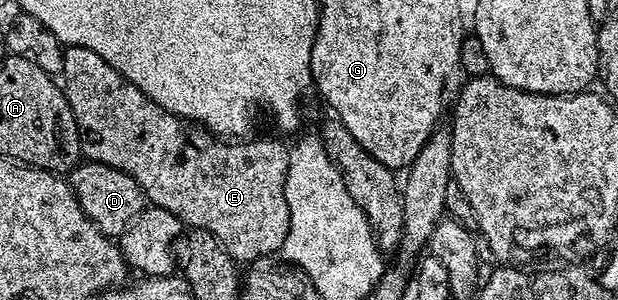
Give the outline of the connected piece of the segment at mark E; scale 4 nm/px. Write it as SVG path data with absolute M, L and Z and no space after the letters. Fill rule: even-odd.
M65 47L63 53L65 56L61 59L62 76L60 75L60 78L63 80L63 90L67 101L71 105L71 113L77 122L77 132L81 138L81 153L88 162L111 165L115 169L135 177L135 181L141 186L141 192L144 193L146 200L152 206L167 209L167 213L175 213L175 217L179 217L182 224L188 225L190 228L201 227L207 233L214 235L223 245L223 249L227 249L227 253L231 253L231 257L237 260L238 264L248 265L255 259L264 259L280 252L285 237L281 233L273 235L273 226L277 223L277 207L279 211L287 177L289 147L286 144L281 144L277 139L250 138L248 141L226 141L224 138L211 135L198 124L190 123L188 119L180 119L178 115L173 115L155 101L151 101L151 97L147 97L135 84L127 81L127 77L123 77L111 65L107 65L107 61L103 61L103 57L99 57L99 53L91 53L91 49L82 47Z

